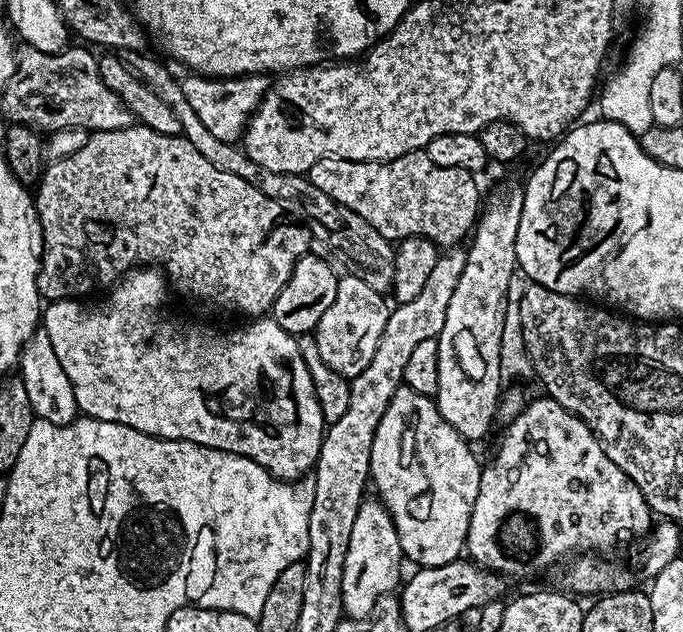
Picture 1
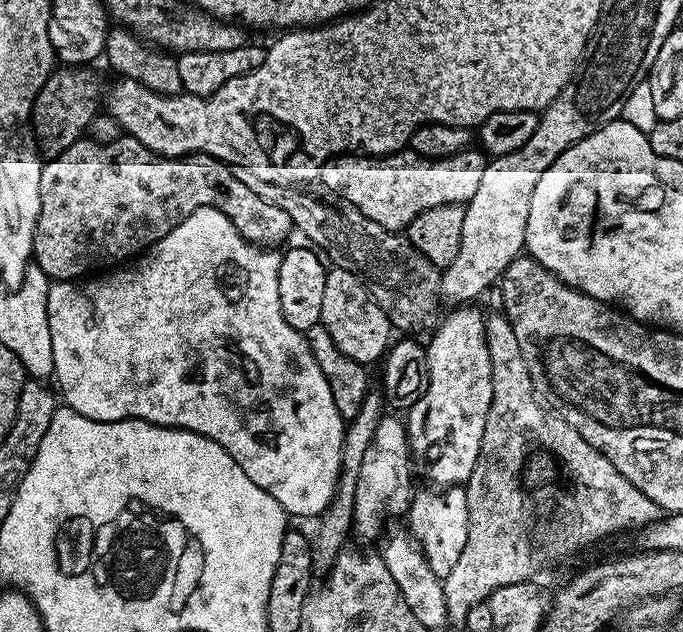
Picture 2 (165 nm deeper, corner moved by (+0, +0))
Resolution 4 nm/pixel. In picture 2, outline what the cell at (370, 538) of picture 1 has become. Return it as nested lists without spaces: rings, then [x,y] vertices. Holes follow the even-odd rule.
[[[391,414],[381,416],[378,430],[374,430],[374,438],[370,438],[366,458],[362,458],[362,470],[358,474],[358,486],[354,494],[352,523],[355,531],[360,531],[368,540],[374,539],[383,530],[387,516],[403,517],[412,506],[414,487],[412,460],[408,452],[410,441],[405,421]]]

